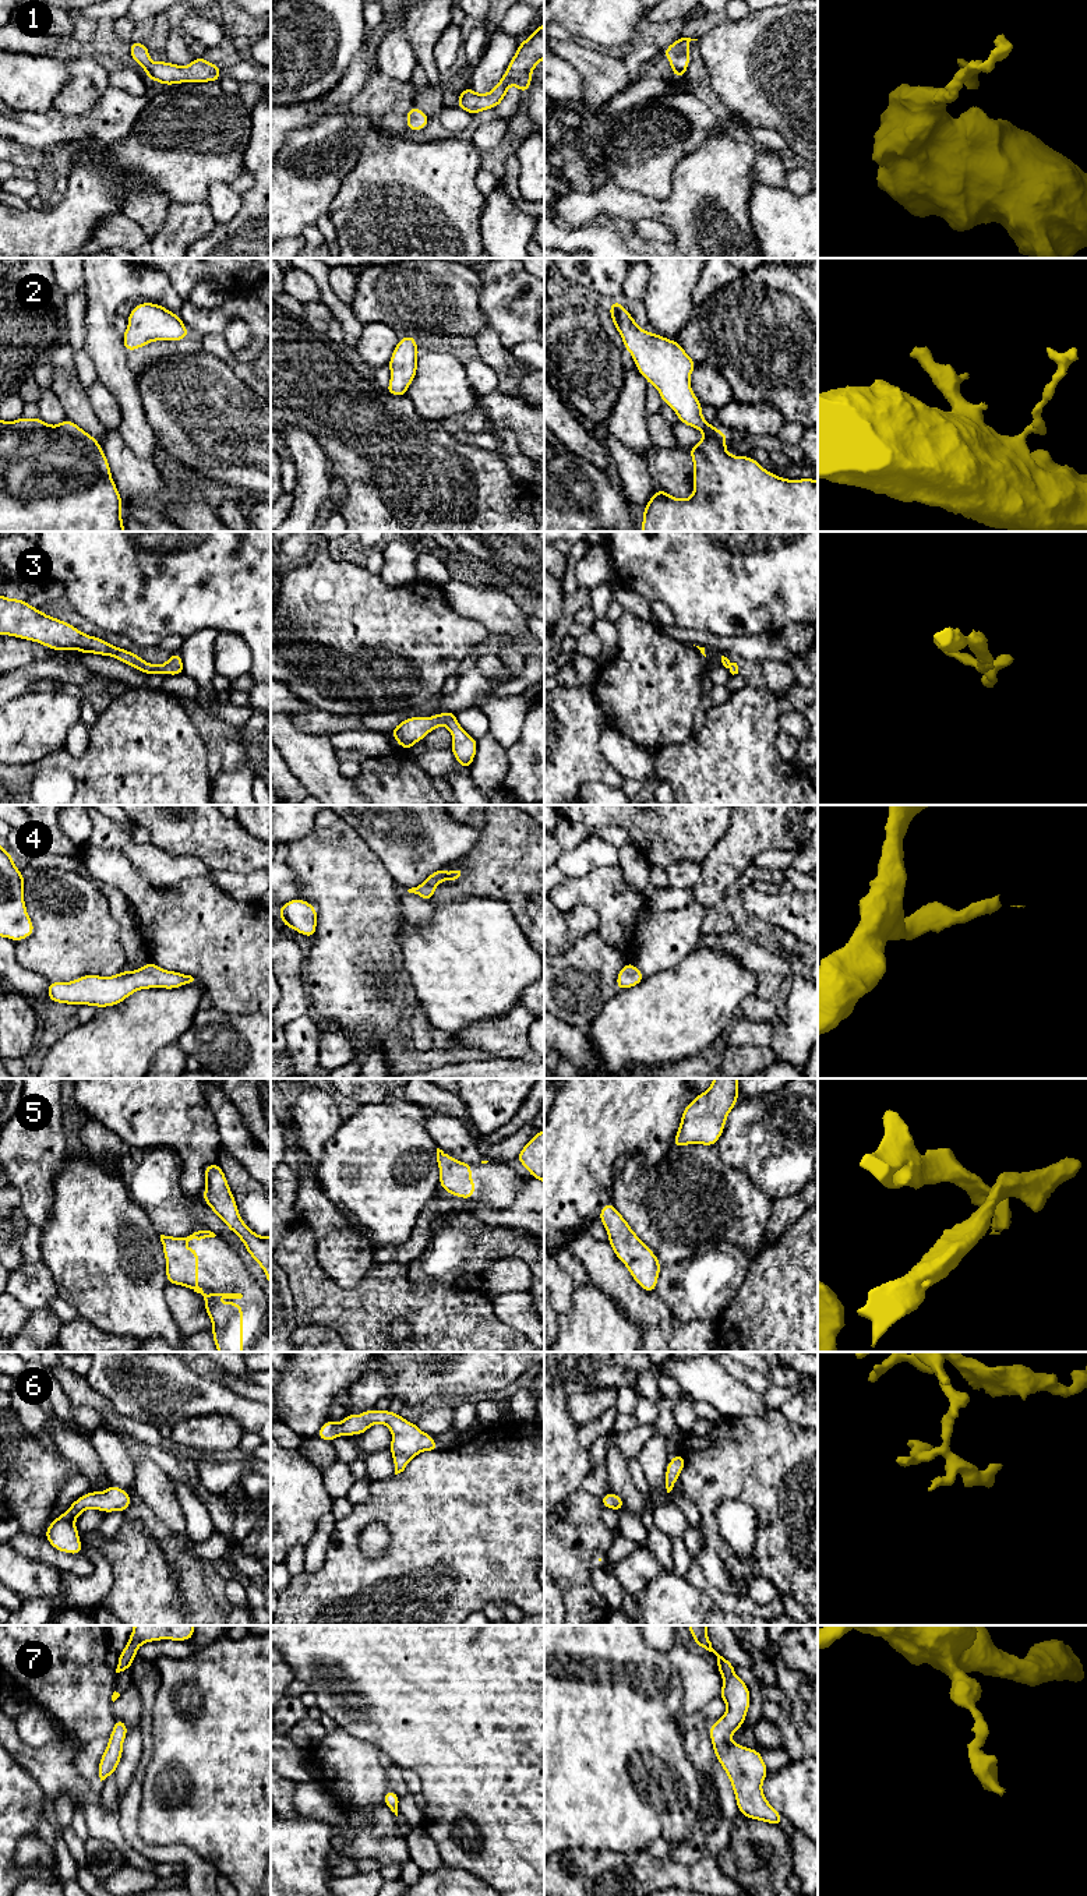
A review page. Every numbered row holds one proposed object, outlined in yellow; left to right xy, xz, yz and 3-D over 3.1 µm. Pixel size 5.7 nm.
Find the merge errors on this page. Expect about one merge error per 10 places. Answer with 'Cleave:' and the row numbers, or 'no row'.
Cleave: no row

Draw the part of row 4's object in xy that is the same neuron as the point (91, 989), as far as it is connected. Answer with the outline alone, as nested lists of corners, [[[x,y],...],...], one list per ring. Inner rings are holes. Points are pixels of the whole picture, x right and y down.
[[[149,961],[135,971],[121,971],[112,977],[88,974],[71,982],[49,982],[50,1002],[109,1007],[121,1003],[140,989],[174,989],[193,982],[191,975],[166,971]]]

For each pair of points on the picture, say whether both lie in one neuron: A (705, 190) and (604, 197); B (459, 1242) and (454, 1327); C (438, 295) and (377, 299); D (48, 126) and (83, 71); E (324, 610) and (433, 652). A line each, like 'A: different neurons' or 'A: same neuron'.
A: same neuron
B: different neurons
C: same neuron
D: different neurons
E: same neuron

